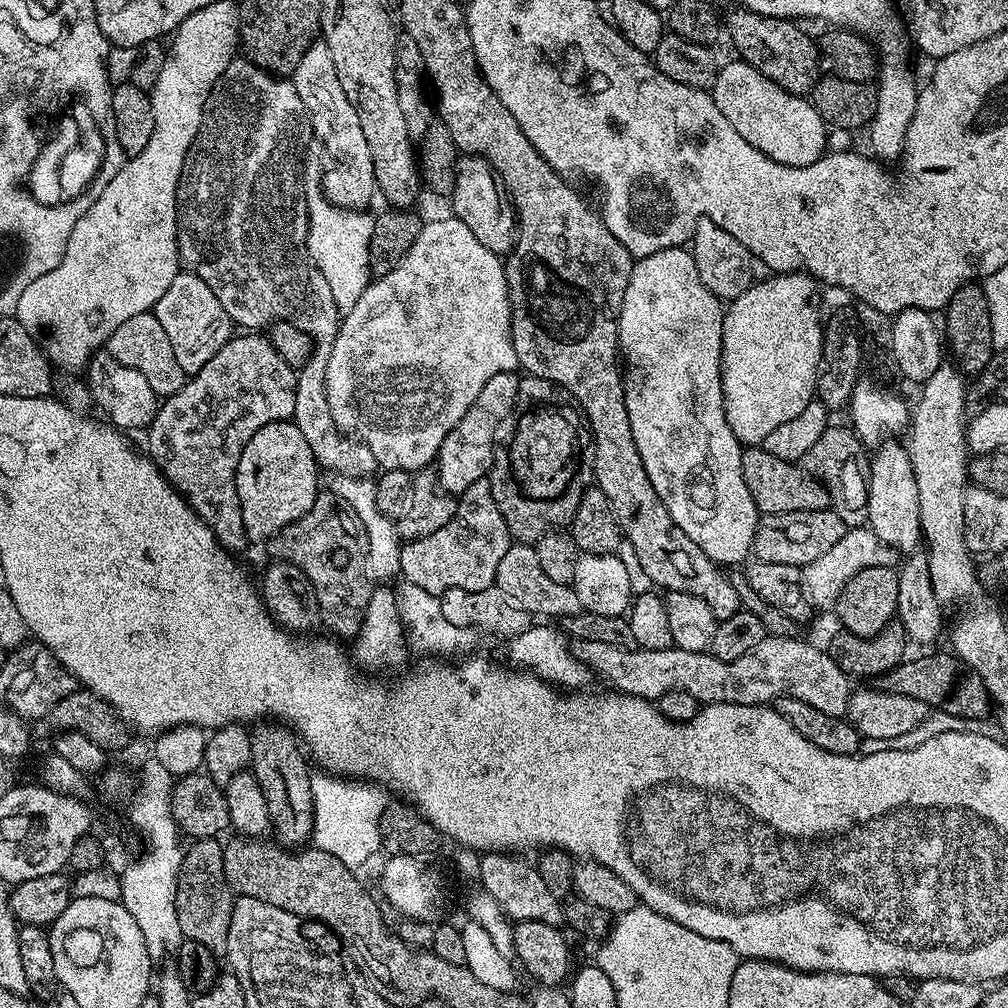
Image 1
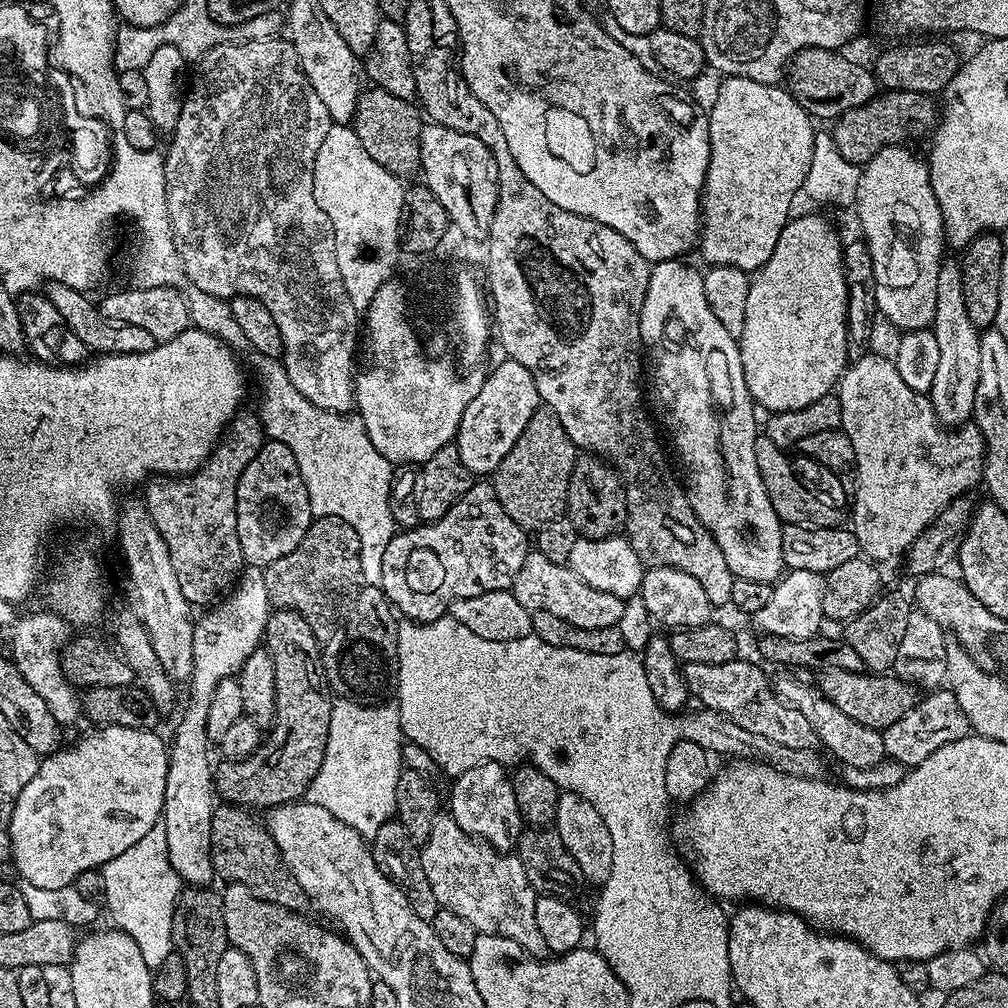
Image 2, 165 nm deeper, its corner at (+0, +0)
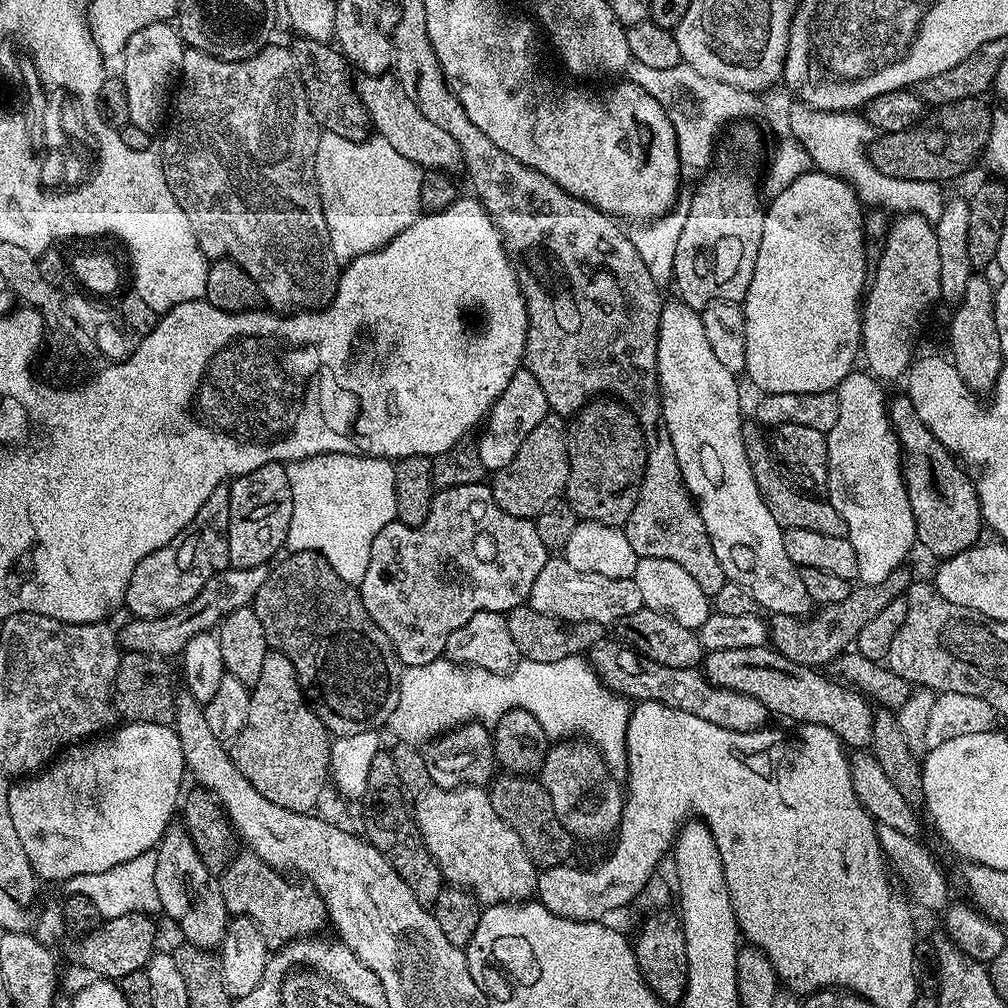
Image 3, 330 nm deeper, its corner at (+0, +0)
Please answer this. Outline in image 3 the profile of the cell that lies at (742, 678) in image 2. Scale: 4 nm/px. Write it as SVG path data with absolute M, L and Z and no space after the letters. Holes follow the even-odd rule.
M616 638L605 639L604 643L592 649L590 663L611 692L632 702L641 700L662 702L663 705L670 706L672 709L697 715L698 718L705 719L706 722L711 722L722 729L739 732L752 732L754 729L763 727L770 718L770 713L757 699L714 686L705 679L699 669L662 666L662 662L654 662L646 658L635 648Z

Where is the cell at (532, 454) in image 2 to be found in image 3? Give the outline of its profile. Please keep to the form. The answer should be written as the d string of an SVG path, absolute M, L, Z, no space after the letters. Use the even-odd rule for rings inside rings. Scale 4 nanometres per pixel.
M549 414L542 418L542 422L538 422L538 426L534 426L534 430L530 430L530 434L526 434L526 442L518 446L518 454L514 454L514 458L510 458L506 466L491 473L490 487L494 502L498 502L498 506L502 506L506 514L532 520L540 513L542 506L561 499L568 487L569 474L566 420L565 417Z

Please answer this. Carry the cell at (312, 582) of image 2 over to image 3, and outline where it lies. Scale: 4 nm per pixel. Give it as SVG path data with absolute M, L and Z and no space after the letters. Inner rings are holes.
M294 552L285 555L276 566L269 571L254 601L269 649L290 658L308 707L315 710L316 717L333 737L383 729L398 706L402 675L402 665L390 638L372 621L366 606L362 606L362 598L352 596L340 584L338 574L324 556L316 552Z

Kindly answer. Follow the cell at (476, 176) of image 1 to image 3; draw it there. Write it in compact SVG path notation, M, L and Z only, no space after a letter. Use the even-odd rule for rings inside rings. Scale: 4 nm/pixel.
M361 75L355 81L356 93L366 106L371 127L378 131L379 139L390 142L402 158L410 158L424 170L452 170L455 164L461 163L460 147L442 126L434 126L422 110L406 96L406 90L400 85L395 75L382 76Z

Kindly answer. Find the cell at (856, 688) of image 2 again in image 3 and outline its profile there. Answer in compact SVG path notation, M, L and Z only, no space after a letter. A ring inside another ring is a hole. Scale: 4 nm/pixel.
M750 646L746 650L714 650L704 656L702 663L702 673L710 683L757 699L773 717L785 716L786 719L792 720L788 722L796 724L826 726L826 730L834 730L841 744L849 749L867 749L872 742L873 705L861 693L845 686L839 679L827 680L816 672L819 671L815 667L790 662L790 658L786 658L771 646Z

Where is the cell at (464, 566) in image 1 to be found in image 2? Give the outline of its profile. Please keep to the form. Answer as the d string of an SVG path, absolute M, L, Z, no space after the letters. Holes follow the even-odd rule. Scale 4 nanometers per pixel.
M476 482L442 519L424 522L393 535L392 541L386 545L386 554L382 554L382 578L379 586L384 591L384 597L401 617L418 624L428 624L445 615L446 606L451 605L453 600L474 598L478 594L503 588L511 589L529 551L529 533L520 528L518 522L510 518L510 514L506 514L491 483Z

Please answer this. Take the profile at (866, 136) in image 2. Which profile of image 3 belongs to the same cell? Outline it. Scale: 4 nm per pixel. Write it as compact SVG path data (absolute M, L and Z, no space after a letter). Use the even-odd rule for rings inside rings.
M962 98L957 104L941 104L927 113L926 119L901 132L886 132L877 135L870 147L870 159L873 166L882 174L898 179L934 180L945 182L960 176L972 163L979 161L985 146L990 142L992 129L992 108L984 105L980 98Z

